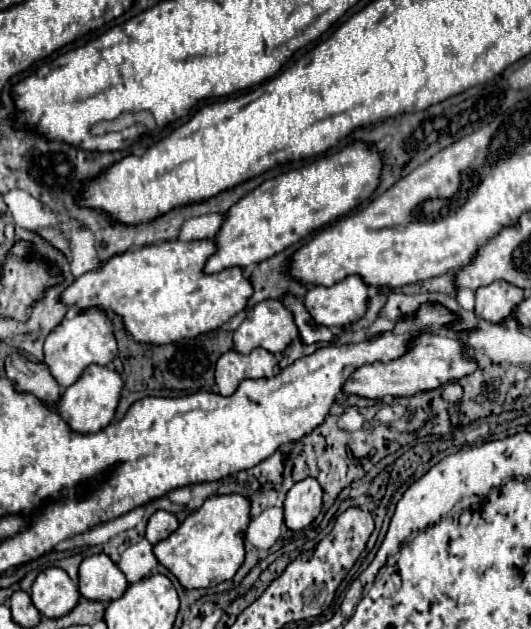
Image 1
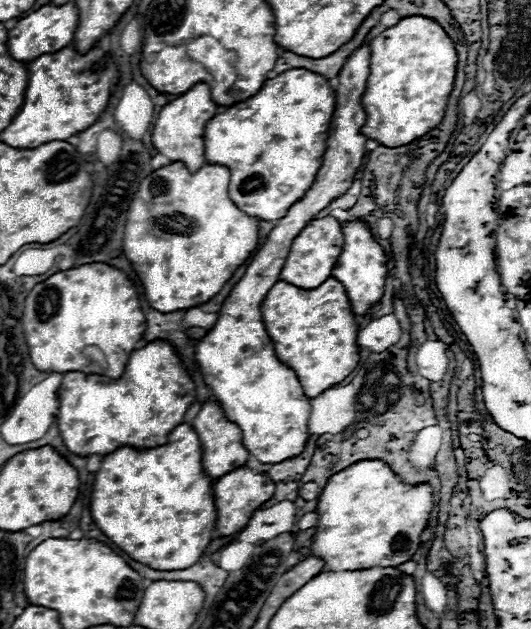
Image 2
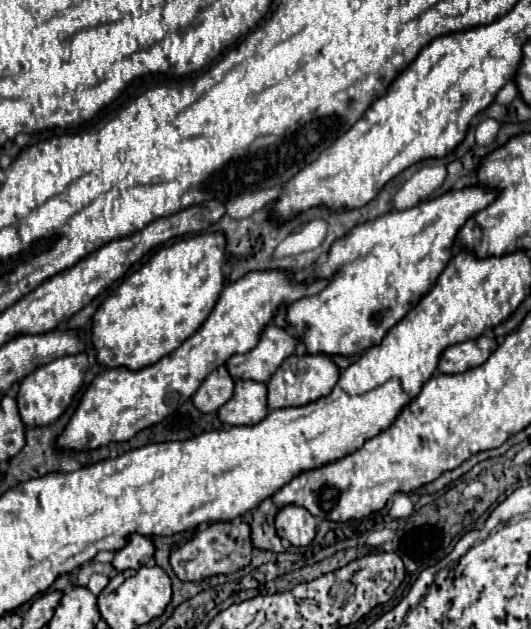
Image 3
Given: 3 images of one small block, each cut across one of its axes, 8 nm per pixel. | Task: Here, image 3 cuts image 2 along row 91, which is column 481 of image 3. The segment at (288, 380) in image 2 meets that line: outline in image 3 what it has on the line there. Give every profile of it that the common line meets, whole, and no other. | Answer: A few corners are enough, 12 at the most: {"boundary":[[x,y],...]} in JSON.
{"boundary":[[486,336],[448,346],[438,372],[482,366],[496,340]]}

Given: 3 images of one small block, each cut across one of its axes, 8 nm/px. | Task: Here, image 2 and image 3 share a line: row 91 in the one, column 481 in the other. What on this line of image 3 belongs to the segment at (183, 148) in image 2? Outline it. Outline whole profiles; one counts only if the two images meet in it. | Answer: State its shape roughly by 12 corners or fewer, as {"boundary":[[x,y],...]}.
{"boundary":[[480,186],[338,238],[288,304],[306,354],[378,346],[434,288]]}

